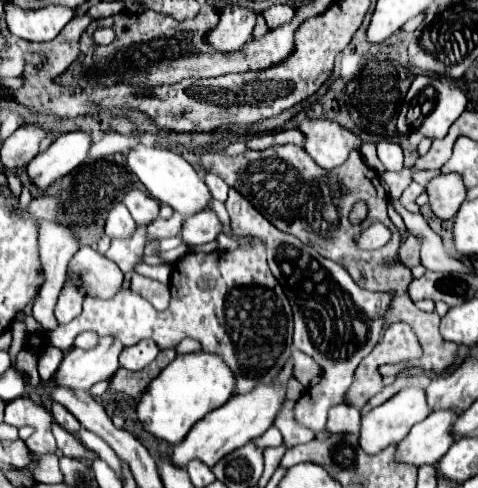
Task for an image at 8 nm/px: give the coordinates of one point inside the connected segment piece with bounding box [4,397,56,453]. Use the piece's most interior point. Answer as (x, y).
(23, 411)

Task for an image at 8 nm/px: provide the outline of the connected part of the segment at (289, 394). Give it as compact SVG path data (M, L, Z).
M292 377L292 379L288 381L288 385L286 385L286 399L292 399L292 401L296 401L296 399L300 399L302 391L304 391L302 383L300 383L298 379L294 379L294 377Z

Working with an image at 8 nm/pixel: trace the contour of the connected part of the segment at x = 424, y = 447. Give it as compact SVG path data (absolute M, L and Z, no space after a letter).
M434 411L424 421L416 423L412 431L398 443L396 461L412 467L434 465L444 451L454 443L450 429L456 419L454 411Z

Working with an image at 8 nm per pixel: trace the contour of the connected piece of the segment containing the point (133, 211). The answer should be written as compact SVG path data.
M140 189L126 191L122 203L128 207L130 215L134 217L134 221L138 225L148 225L148 223L158 219L160 203L156 199L152 199L150 195L146 195L144 191L140 191Z

